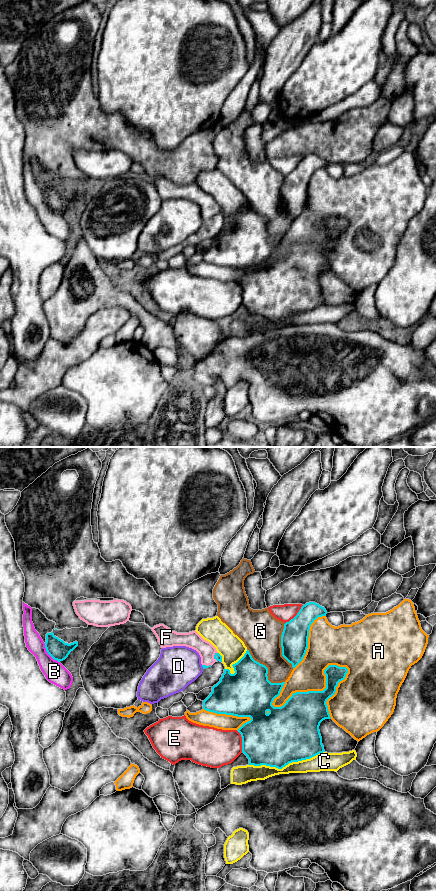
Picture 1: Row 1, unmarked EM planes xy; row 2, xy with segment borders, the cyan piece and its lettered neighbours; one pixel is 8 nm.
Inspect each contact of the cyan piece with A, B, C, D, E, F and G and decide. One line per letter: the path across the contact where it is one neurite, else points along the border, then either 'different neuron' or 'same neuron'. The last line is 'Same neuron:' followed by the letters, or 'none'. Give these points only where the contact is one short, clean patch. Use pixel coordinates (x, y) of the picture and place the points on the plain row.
A: different neuron
B: different neuron
C: different neuron
D: different neuron
E: different neuron
F: same neuron
G: different neuron
Same neuron: F

